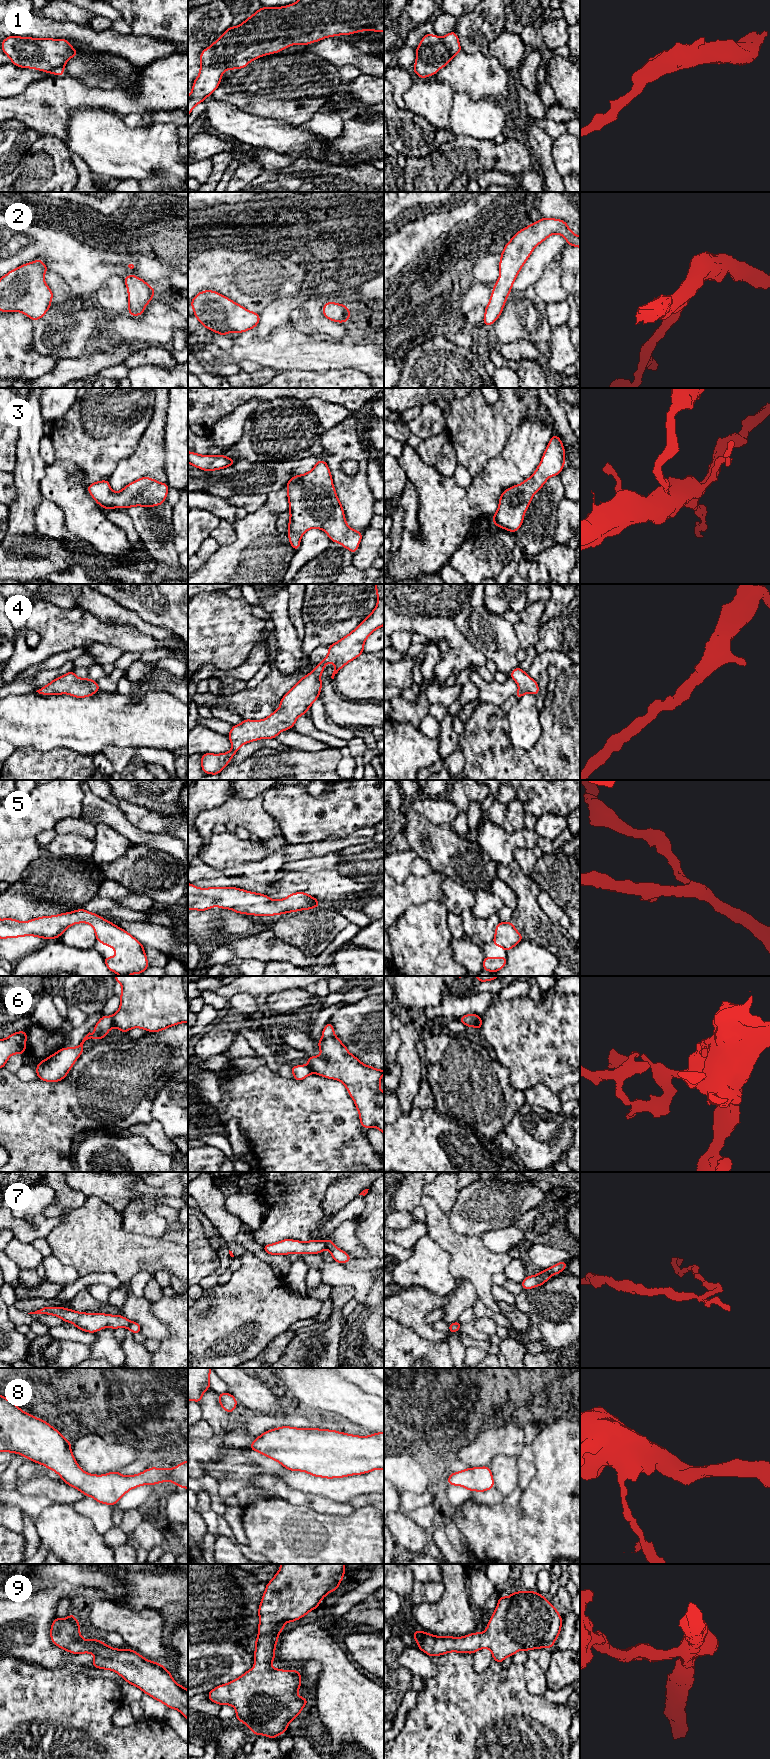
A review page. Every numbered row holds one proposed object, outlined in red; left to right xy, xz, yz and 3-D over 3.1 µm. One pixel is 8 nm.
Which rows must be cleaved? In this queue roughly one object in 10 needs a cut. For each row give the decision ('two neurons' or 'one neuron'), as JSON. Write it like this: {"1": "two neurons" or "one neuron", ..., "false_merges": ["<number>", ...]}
{"1": "one neuron", "2": "one neuron", "3": "one neuron", "4": "one neuron", "5": "one neuron", "6": "two neurons", "7": "two neurons", "8": "one neuron", "9": "one neuron", "false_merges": ["6", "7"]}

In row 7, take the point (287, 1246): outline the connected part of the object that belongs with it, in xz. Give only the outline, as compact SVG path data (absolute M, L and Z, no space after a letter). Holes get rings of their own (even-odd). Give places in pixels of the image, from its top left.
M284 1239L277 1243L263 1245L263 1250L271 1255L319 1254L326 1249L325 1241L311 1239L308 1242Z

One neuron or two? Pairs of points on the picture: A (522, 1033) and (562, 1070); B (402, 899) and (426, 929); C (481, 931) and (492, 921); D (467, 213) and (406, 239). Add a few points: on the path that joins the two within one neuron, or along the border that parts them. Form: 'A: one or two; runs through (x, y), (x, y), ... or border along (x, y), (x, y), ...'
A: one; runs through (532, 1040), (552, 1060)
B: two; border along (431, 901), (411, 905), (394, 923)
C: one; runs through (484, 929), (489, 924)
D: one; runs through (452, 213), (430, 220), (421, 228)

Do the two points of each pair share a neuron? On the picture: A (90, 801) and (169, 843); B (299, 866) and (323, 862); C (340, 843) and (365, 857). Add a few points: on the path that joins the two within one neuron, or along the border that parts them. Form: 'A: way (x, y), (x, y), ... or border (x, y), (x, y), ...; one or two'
A: way (110, 814), (136, 836), (149, 839); one
B: way (305, 865), (317, 863); one
C: border (370, 841), (350, 845), (340, 850); two

